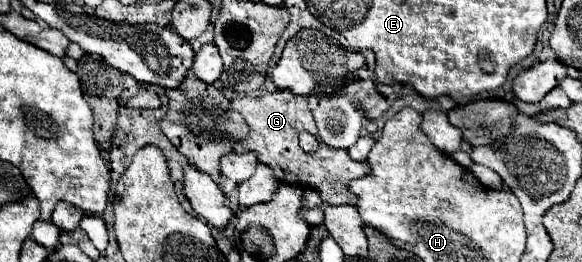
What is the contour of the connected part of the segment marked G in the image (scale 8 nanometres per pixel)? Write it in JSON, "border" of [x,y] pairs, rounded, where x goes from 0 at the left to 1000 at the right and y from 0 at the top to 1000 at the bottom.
{"border":[[[474,344],[467,359],[454,359],[443,374],[405,374],[399,382],[399,412],[412,427],[423,466],[433,481],[433,511],[419,534],[412,534],[402,573],[436,573],[443,588],[443,611],[471,649],[471,672],[502,710],[519,710],[519,718],[540,718],[553,771],[564,786],[588,786],[588,779],[612,779],[615,748],[601,733],[598,695],[612,679],[625,679],[636,664],[636,626],[612,618],[598,595],[595,573],[570,573],[560,565],[557,550],[546,557],[543,580],[529,588],[515,565],[512,511],[515,504],[543,504],[543,466],[536,443],[536,420],[526,389],[526,366],[509,366],[498,344]]]}

